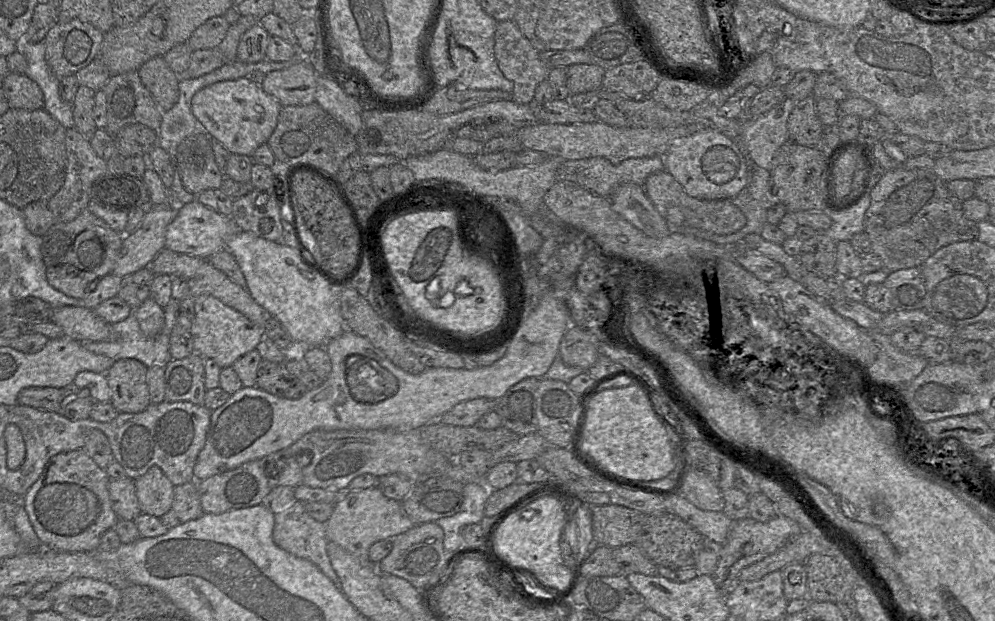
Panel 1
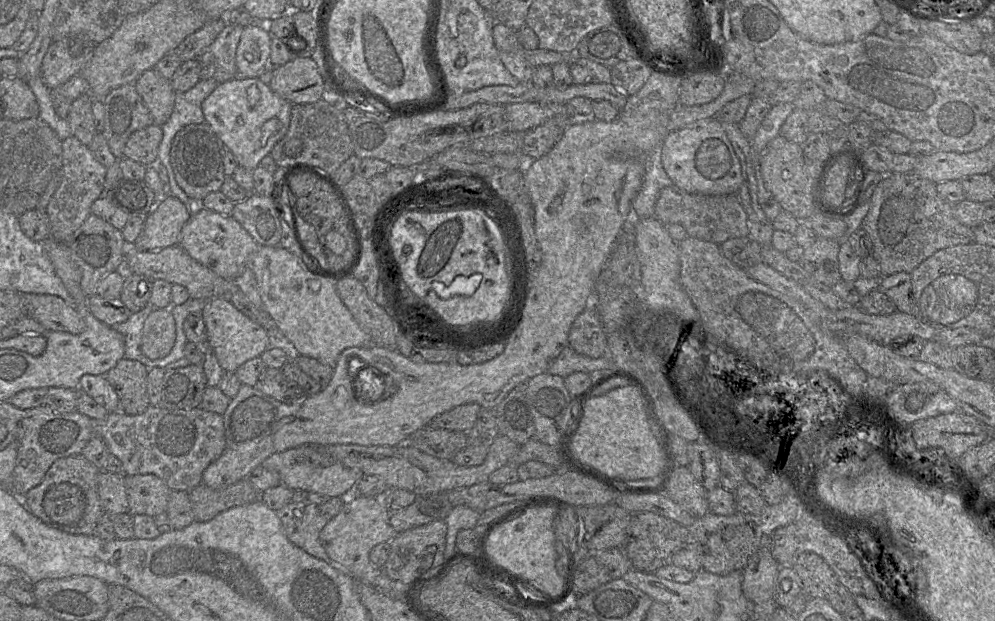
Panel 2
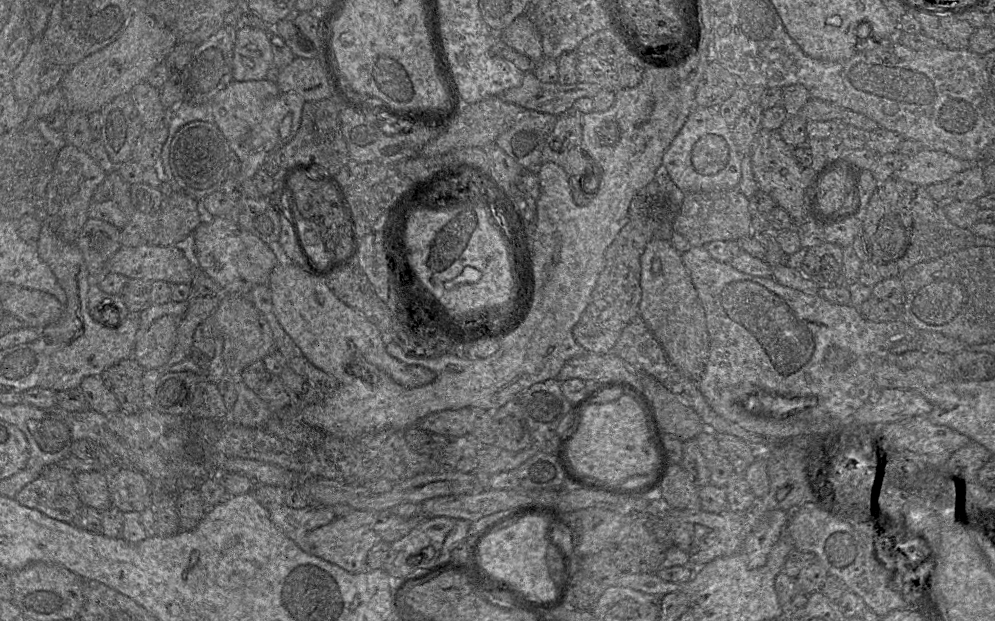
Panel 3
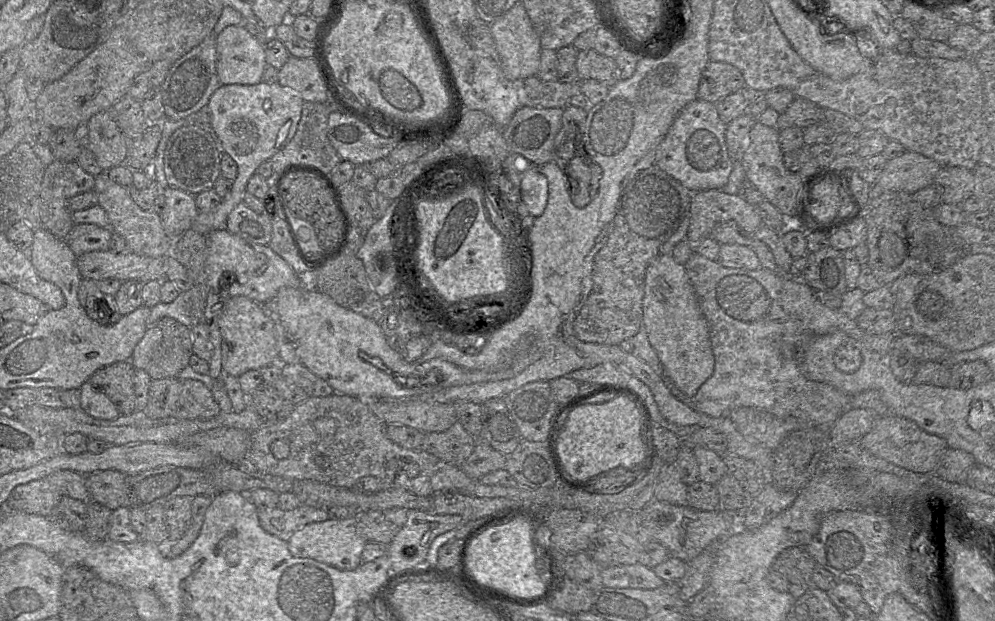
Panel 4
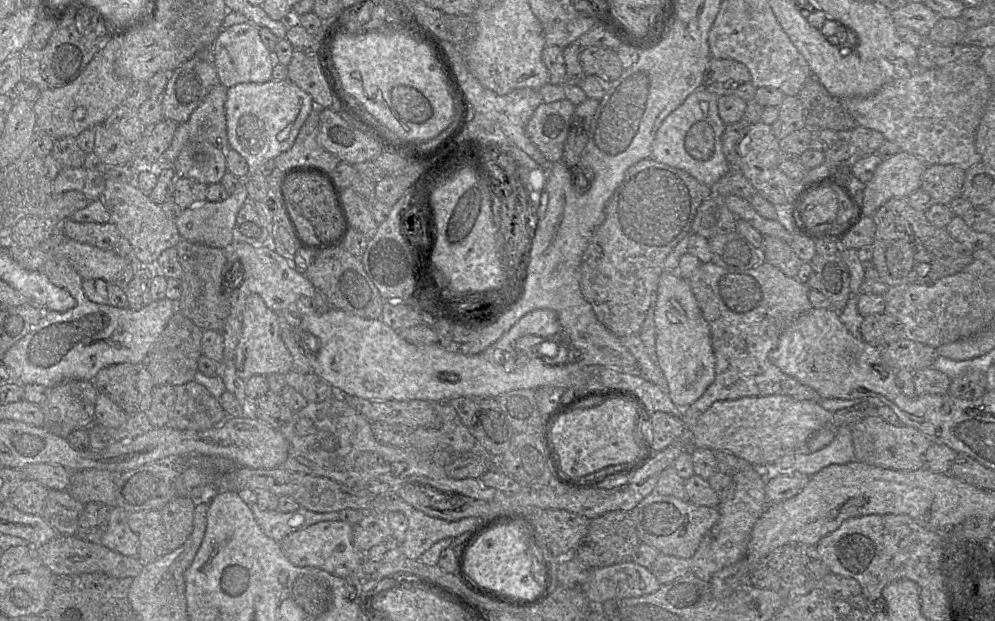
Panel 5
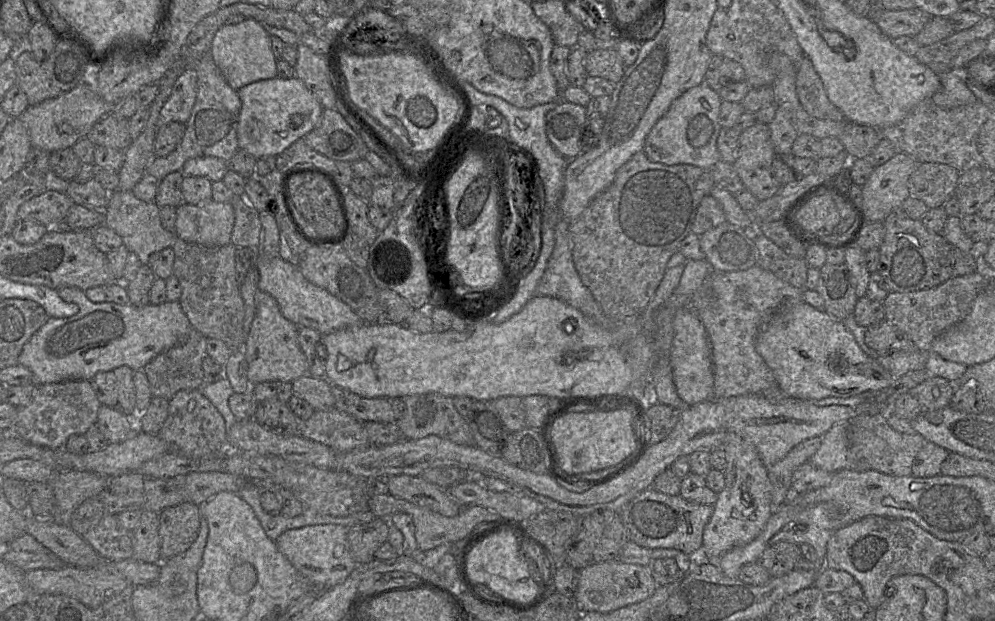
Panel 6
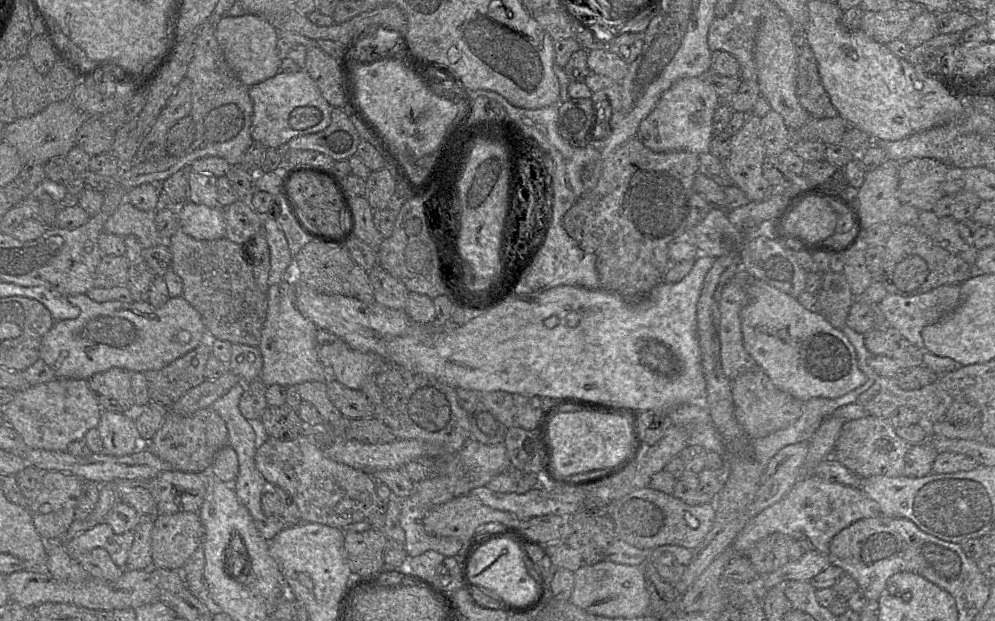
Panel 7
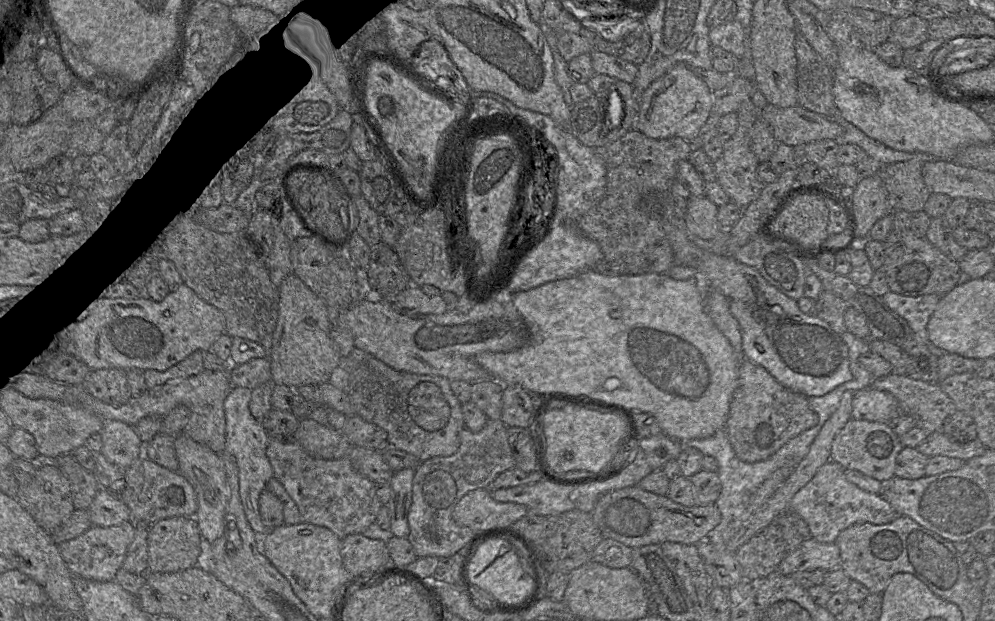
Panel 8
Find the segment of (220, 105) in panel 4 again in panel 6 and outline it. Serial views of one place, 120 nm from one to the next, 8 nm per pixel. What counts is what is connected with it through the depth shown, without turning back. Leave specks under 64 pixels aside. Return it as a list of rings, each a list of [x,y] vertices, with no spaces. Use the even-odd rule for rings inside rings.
[[[297,77],[259,80],[237,90],[241,100],[237,139],[243,149],[256,159],[277,156],[297,140],[312,131],[320,122],[323,107]],[[209,200],[196,205],[183,202],[176,210],[175,234],[188,243],[224,246],[231,243],[234,222],[231,202]]]

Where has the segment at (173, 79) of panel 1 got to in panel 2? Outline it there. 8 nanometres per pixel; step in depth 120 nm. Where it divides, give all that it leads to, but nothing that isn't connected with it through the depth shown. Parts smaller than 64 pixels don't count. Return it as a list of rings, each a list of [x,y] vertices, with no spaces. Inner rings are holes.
[[[152,68],[143,72],[134,85],[150,111],[153,123],[163,125],[169,119],[175,102],[176,92],[171,86],[170,79],[164,78]]]

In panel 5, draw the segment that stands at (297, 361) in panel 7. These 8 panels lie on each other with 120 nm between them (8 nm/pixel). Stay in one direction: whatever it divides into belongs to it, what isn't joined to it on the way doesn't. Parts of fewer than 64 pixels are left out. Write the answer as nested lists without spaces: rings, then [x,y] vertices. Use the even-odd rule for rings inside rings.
[[[251,294],[246,298],[242,313],[242,331],[235,350],[233,363],[237,375],[247,380],[254,375],[268,376],[283,374],[292,370],[292,357],[281,339],[279,318],[258,294]]]

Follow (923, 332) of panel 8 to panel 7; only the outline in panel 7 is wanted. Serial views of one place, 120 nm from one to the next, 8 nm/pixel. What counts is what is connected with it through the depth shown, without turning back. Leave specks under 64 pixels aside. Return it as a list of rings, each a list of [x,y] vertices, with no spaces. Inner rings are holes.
[[[961,284],[943,285],[929,292],[909,297],[887,293],[878,303],[878,306],[891,328],[897,330],[914,346],[923,350],[922,330],[926,326],[943,319],[958,307],[960,303],[960,286]]]

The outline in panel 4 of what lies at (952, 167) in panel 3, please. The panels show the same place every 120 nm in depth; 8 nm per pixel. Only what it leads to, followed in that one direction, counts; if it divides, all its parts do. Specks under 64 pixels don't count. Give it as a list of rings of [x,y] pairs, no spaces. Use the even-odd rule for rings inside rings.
[[[905,151],[887,161],[878,179],[870,186],[869,201],[888,191],[913,194],[929,187],[941,168],[936,161],[922,154]]]

